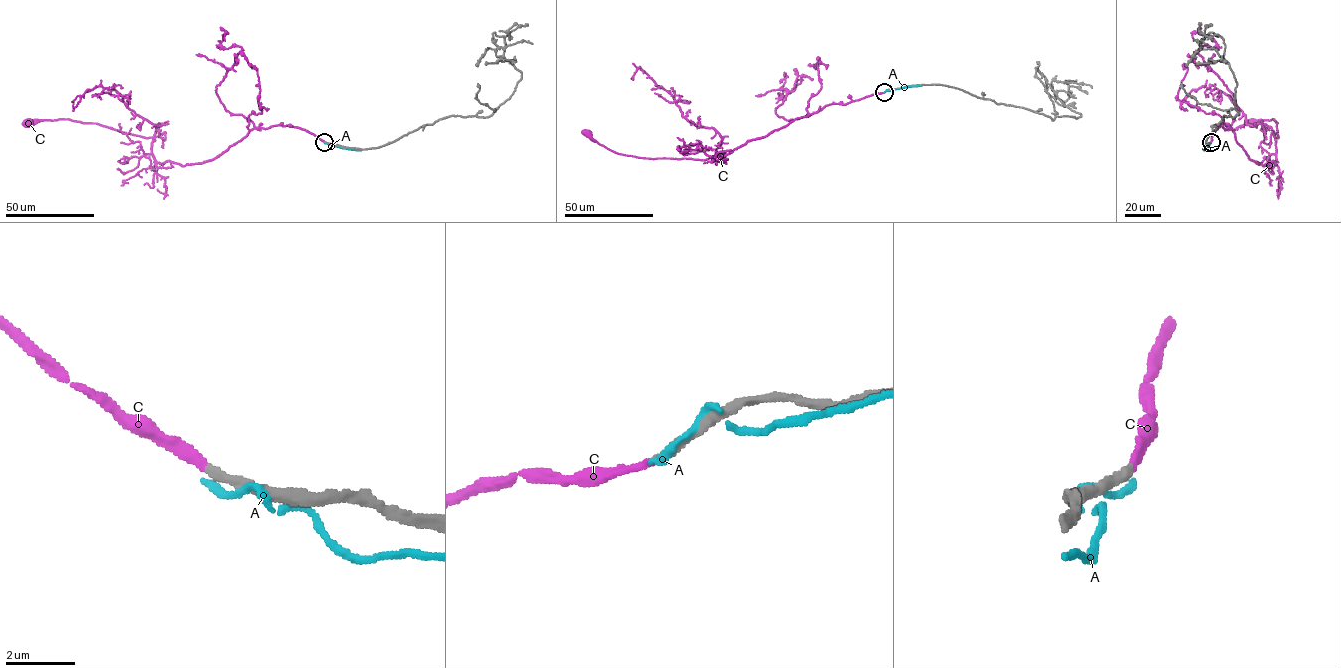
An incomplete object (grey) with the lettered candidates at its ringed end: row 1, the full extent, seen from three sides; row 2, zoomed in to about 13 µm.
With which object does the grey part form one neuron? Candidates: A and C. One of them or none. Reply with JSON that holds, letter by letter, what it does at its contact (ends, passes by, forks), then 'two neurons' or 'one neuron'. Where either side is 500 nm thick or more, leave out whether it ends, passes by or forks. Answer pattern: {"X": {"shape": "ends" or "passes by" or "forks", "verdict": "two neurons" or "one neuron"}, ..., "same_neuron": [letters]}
{"A": {"shape": "passes by", "verdict": "two neurons"}, "C": {"shape": "ends", "verdict": "one neuron"}, "same_neuron": ["C"]}

